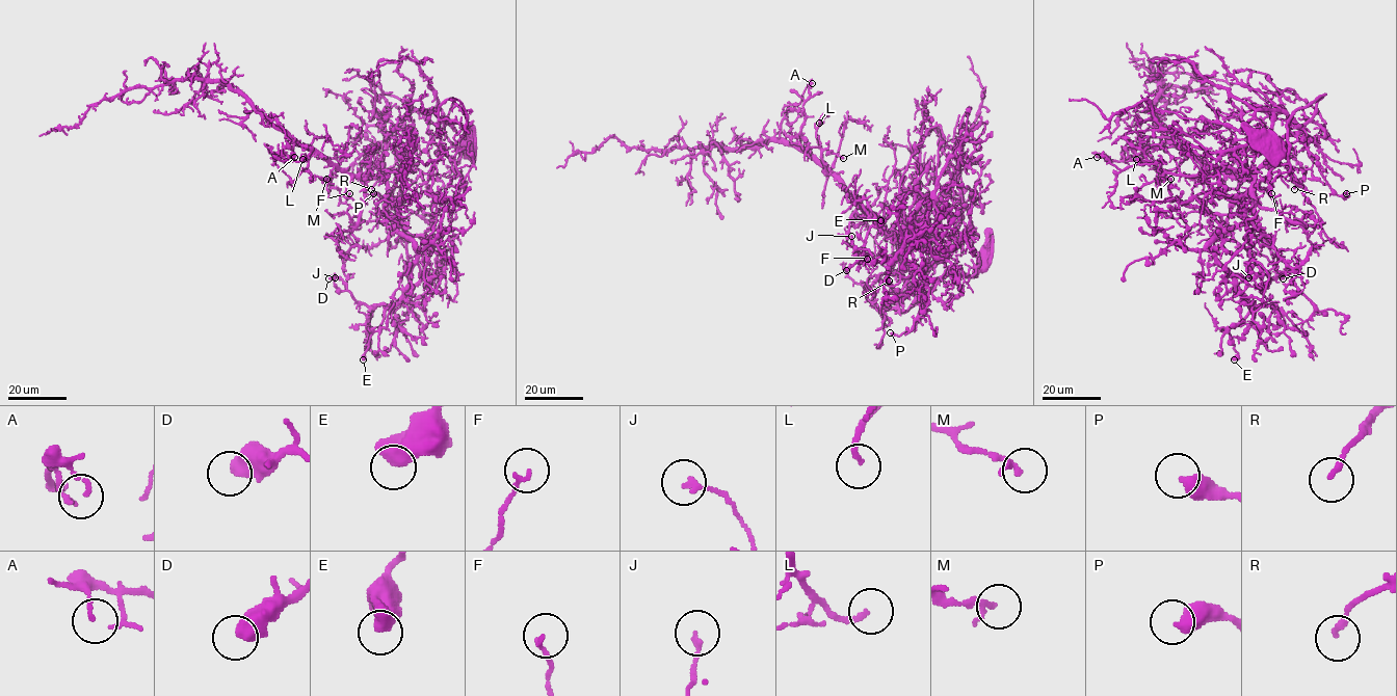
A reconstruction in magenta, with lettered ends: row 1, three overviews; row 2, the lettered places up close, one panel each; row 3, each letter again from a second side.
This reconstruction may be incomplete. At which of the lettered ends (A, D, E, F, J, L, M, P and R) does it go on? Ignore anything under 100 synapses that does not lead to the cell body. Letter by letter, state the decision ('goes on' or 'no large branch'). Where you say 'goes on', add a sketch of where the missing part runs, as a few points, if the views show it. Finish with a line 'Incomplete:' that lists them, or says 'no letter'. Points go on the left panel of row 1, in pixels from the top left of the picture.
A: no large branch
D: no large branch
E: no large branch
F: no large branch
J: no large branch
L: no large branch
M: no large branch
P: no large branch
R: no large branch
Incomplete: no letter

